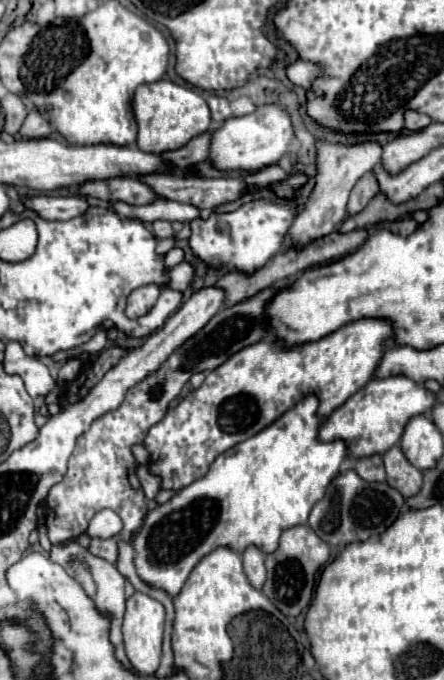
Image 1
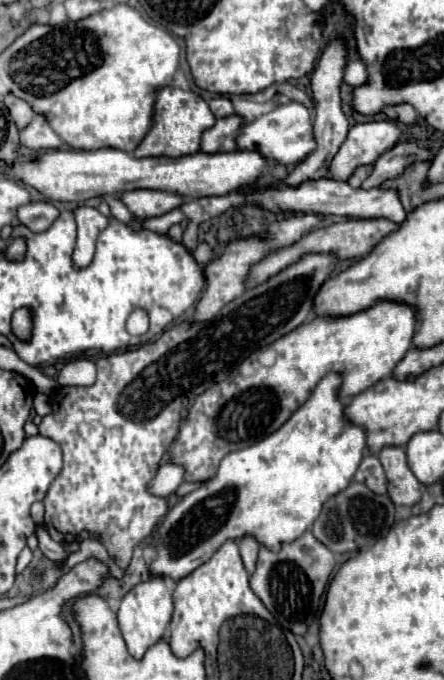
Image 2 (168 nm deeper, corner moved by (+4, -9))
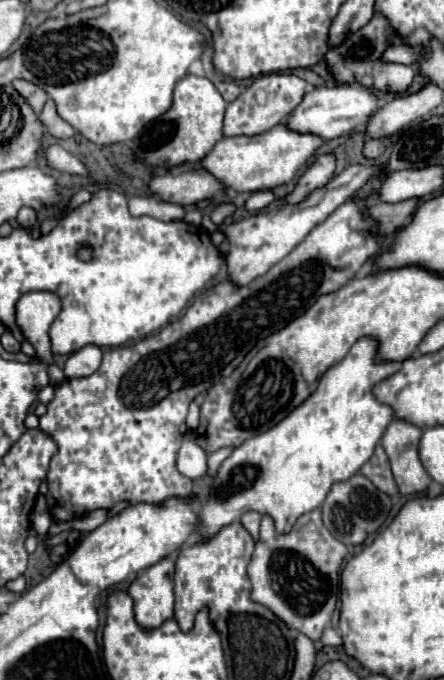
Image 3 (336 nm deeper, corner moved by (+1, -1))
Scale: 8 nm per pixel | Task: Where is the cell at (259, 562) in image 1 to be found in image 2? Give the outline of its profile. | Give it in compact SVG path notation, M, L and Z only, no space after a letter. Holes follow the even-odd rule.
M241 538L239 542L239 552L241 552L241 560L243 560L243 566L247 570L247 574L253 574L255 572L255 564L257 564L257 552L259 552L259 544L253 540L253 538Z

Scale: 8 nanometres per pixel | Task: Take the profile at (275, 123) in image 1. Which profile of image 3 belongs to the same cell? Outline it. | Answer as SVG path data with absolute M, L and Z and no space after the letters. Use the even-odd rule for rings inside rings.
M332 86L332 88L314 88L306 94L306 100L302 100L302 104L294 110L294 116L290 116L290 128L298 128L298 132L318 132L318 136L332 140L338 138L342 134L350 134L352 130L356 130L358 126L364 126L370 116L380 108L382 98L378 94L374 94L368 88L362 86Z

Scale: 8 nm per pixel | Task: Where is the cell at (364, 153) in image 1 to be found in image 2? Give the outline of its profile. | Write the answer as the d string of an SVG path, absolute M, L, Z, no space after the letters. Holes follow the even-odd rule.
M369 122L357 124L349 130L345 142L329 164L331 180L349 180L359 166L373 164L383 152L393 148L401 136L399 124L387 122Z

